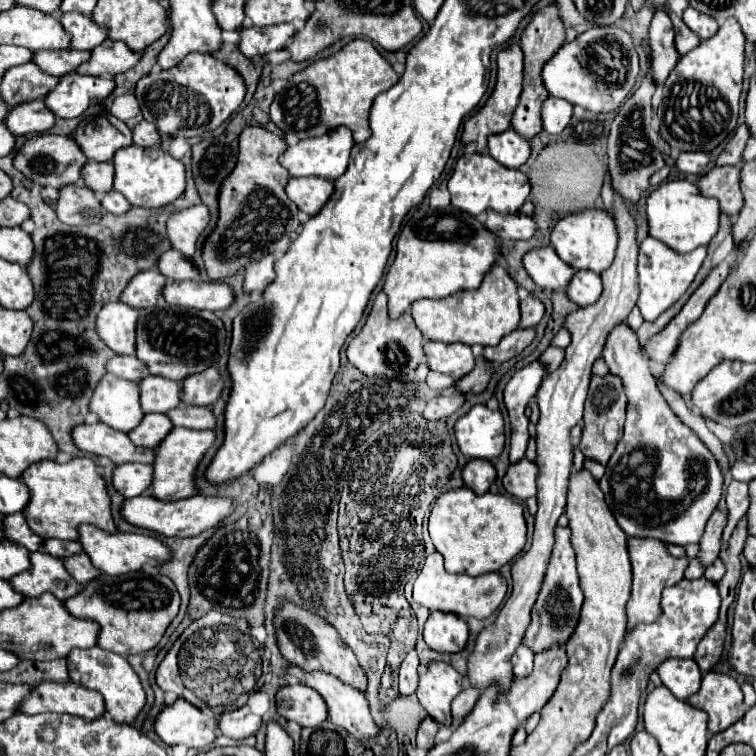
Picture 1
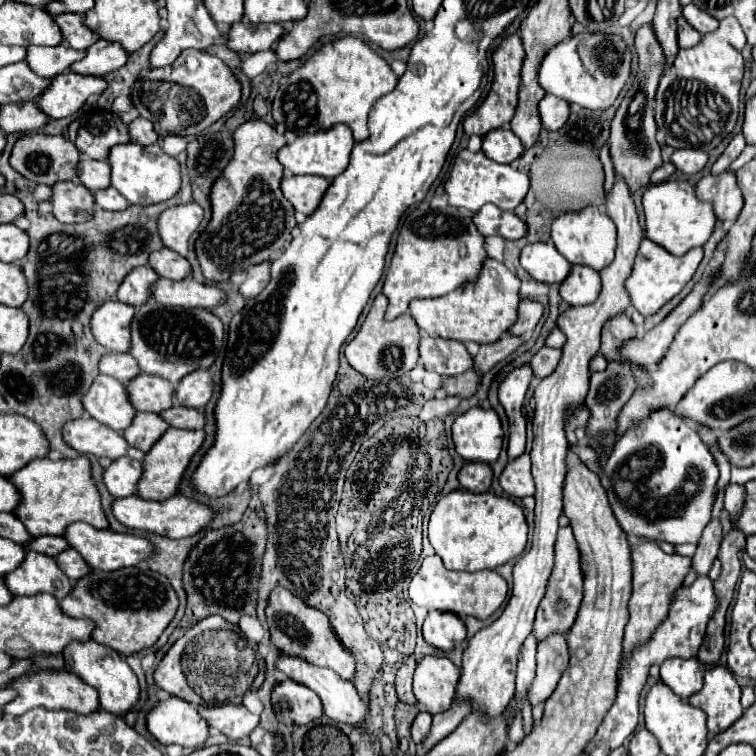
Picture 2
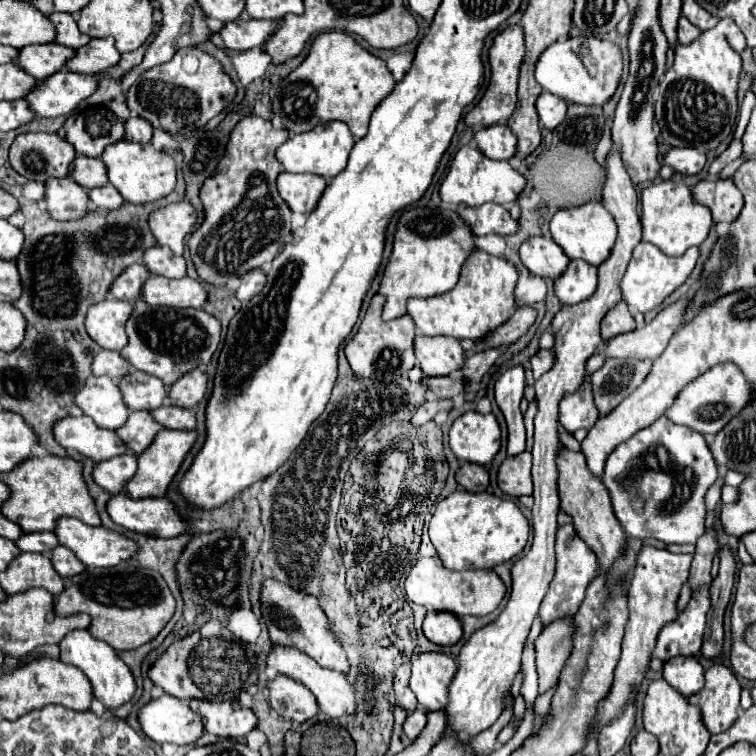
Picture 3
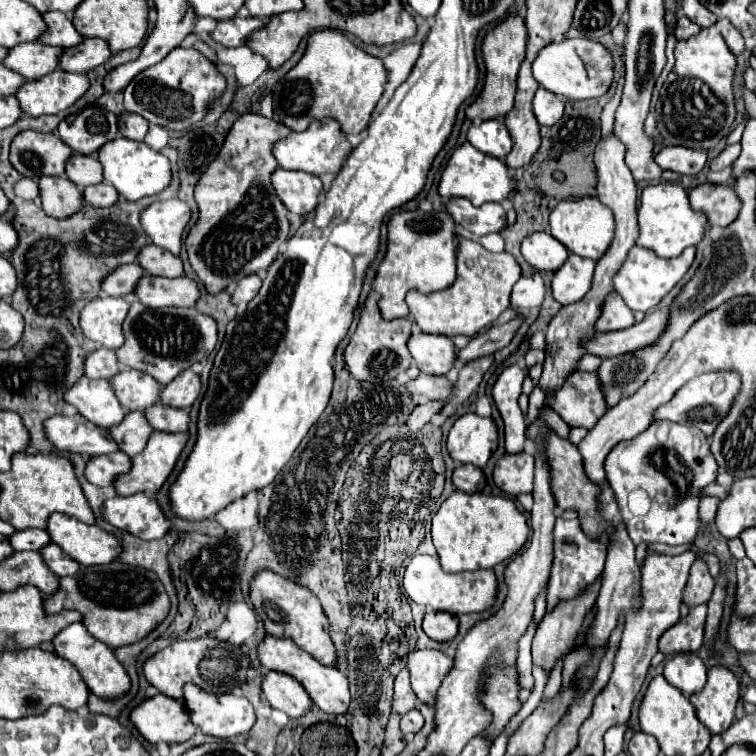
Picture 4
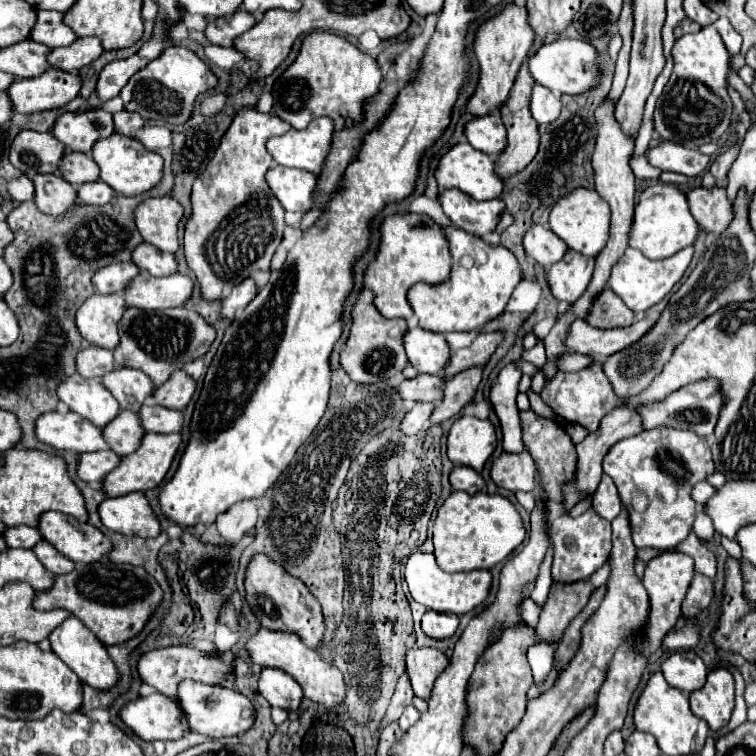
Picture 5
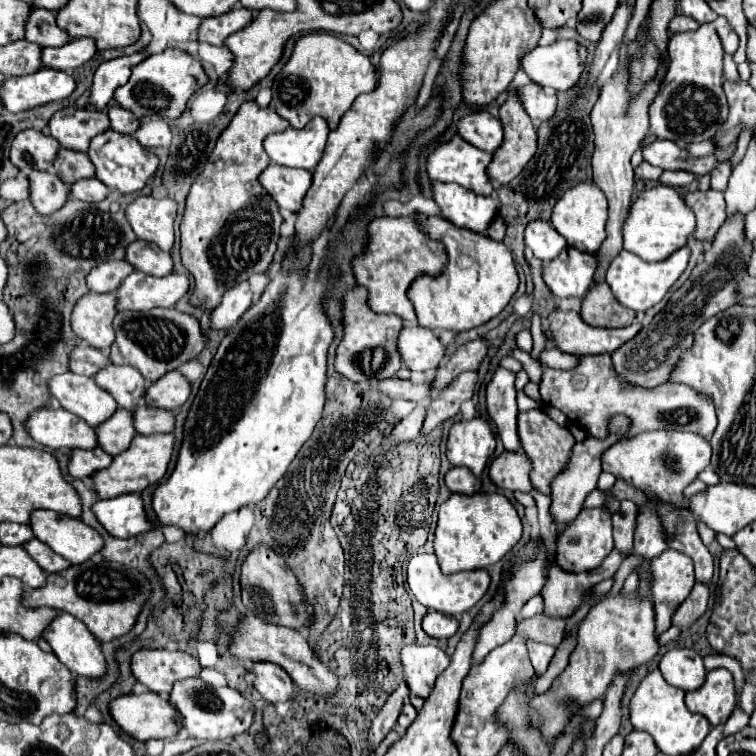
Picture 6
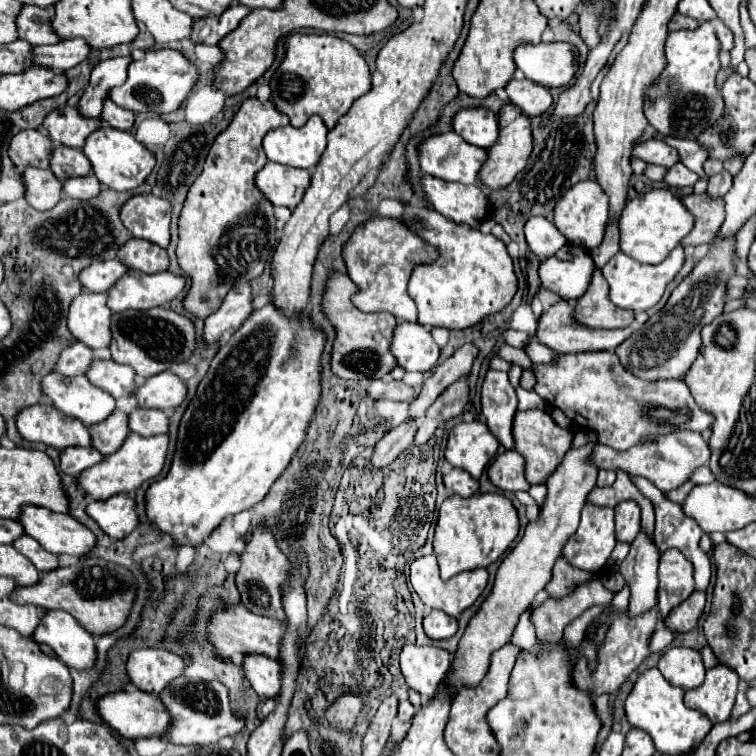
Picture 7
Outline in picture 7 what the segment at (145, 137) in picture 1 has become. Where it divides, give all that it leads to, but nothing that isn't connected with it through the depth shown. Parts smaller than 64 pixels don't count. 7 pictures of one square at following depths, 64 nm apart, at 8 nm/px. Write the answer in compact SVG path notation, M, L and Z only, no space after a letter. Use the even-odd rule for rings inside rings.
M106 100L104 102L104 110L102 110L102 120L108 122L116 130L128 132L134 126L134 112L120 108L112 100Z

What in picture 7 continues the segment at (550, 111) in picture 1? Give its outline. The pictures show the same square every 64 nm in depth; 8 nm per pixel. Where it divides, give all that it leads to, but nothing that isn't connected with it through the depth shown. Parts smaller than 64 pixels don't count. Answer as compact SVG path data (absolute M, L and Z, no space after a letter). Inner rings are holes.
M512 80L506 88L506 94L514 106L518 106L526 116L536 118L548 112L552 106L552 96L544 86L532 80Z

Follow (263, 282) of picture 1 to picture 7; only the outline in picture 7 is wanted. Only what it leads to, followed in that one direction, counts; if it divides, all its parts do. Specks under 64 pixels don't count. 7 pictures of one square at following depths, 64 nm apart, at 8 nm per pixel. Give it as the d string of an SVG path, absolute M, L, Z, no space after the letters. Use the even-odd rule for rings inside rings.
M248 282L234 286L222 306L206 318L204 326L204 338L208 344L220 340L224 336L224 330L236 330L252 312L252 288Z

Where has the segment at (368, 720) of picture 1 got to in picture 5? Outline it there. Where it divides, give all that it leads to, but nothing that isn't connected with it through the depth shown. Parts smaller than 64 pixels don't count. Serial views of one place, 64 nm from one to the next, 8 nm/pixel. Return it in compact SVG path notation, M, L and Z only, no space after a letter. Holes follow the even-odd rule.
M260 628L256 632L256 636L252 636L246 644L252 662L260 668L278 668L284 670L286 674L290 674L304 690L306 698L310 698L312 702L324 706L326 710L334 710L338 706L344 704L346 698L346 684L344 684L344 676L342 672L332 666L330 662L322 660L316 652L312 652L310 648L304 648L304 644L300 642L300 638L296 634L290 632L272 632L266 628Z

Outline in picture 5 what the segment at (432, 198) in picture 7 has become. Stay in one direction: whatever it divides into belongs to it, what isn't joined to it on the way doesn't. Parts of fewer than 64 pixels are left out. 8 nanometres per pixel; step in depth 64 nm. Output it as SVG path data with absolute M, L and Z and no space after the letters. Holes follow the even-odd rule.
M442 190L440 204L444 208L444 214L458 228L466 230L468 234L476 234L476 236L494 232L504 214L502 200L476 202L460 190Z

